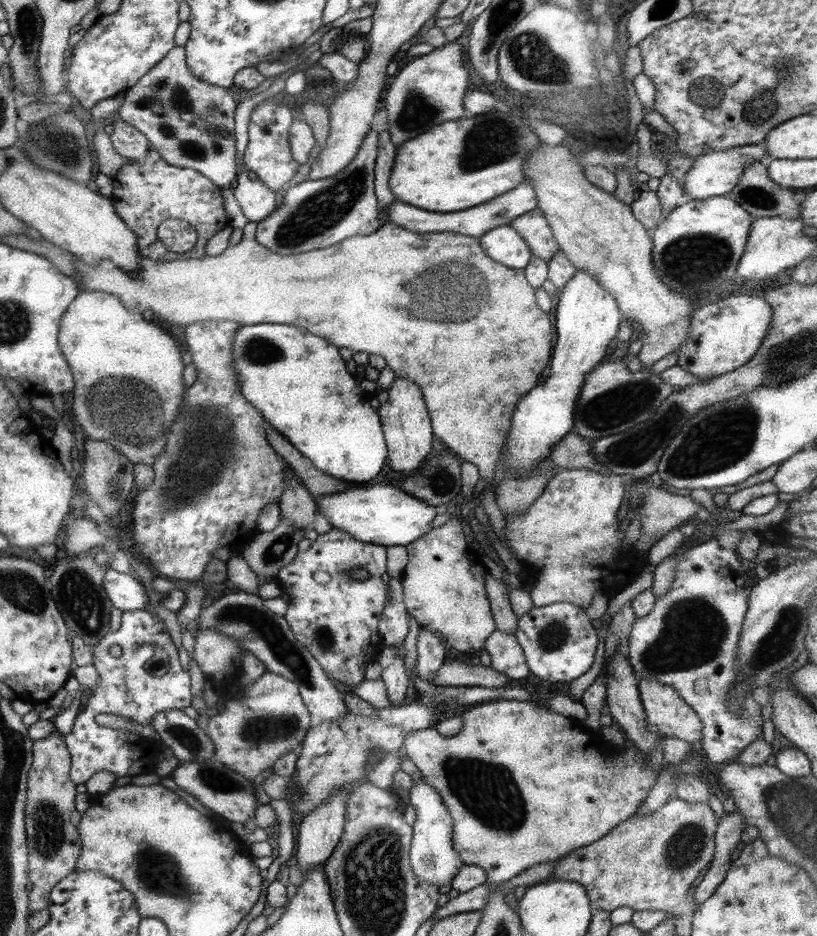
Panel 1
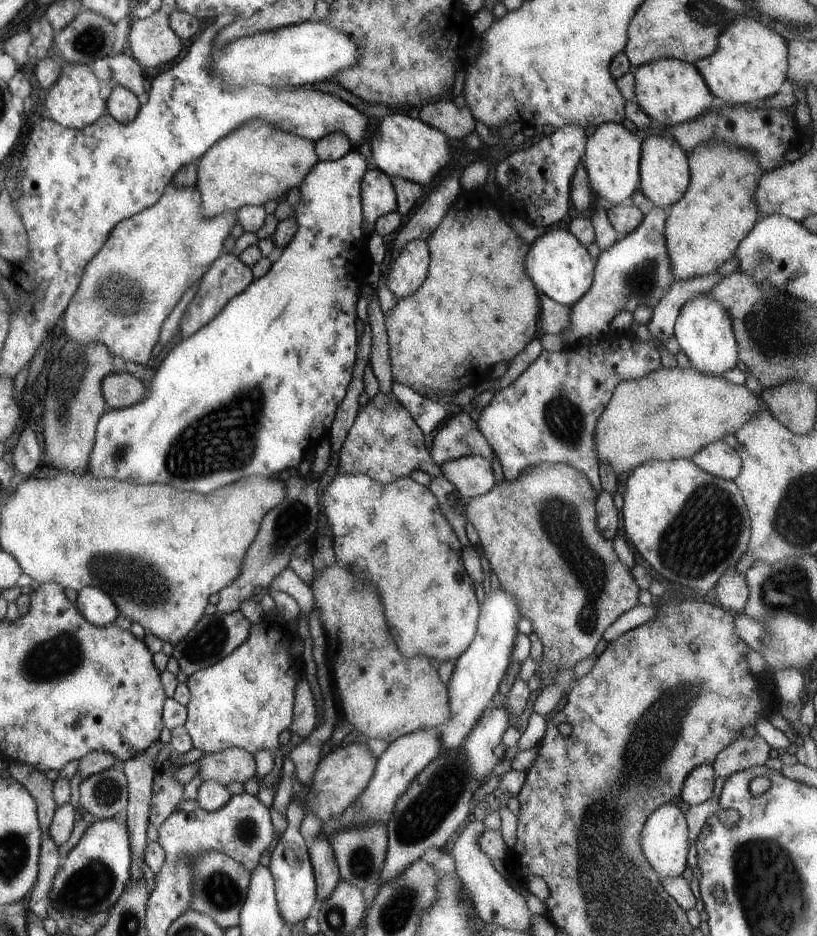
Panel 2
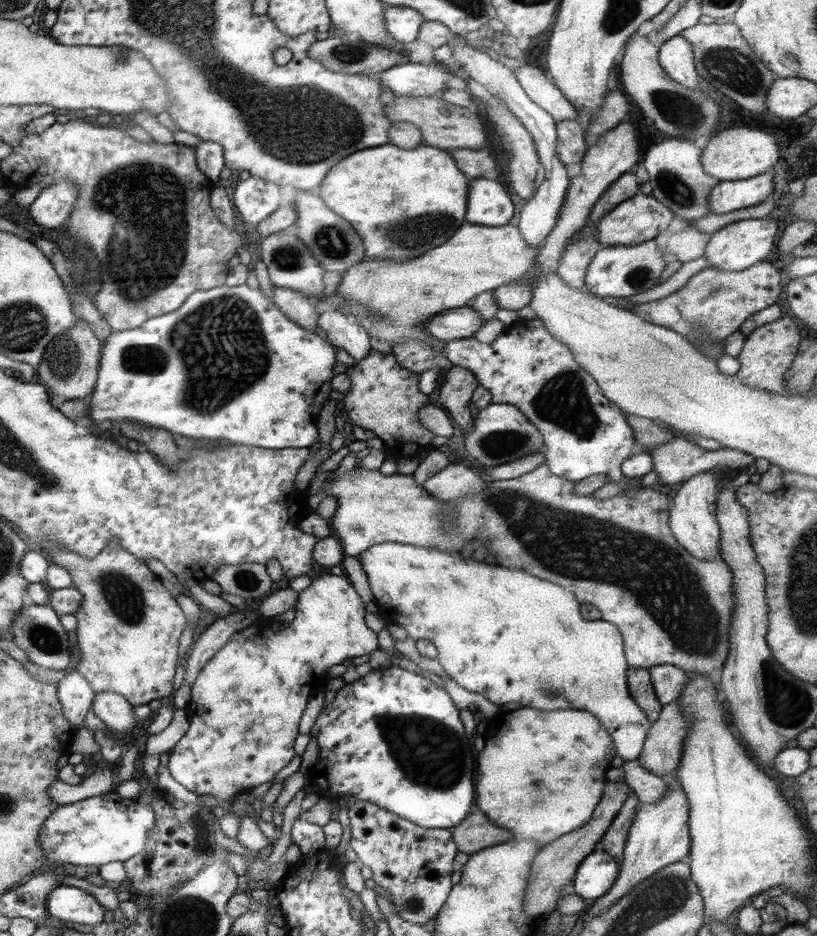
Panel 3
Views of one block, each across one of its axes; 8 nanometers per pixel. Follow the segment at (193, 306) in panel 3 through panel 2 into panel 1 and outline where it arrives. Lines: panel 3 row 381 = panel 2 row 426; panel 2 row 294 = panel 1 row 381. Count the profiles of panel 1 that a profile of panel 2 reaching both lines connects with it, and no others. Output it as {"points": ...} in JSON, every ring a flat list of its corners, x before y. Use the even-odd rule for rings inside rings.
{"points":[[273,323,238,326,235,329,231,342,232,367,236,382,238,382,239,392,255,410,260,412,262,419,266,420,267,424,270,424,279,434,282,434,287,439,287,442,291,443,291,446,294,446,304,457,307,457,312,462,316,469,332,476,334,479,351,483,367,483,367,480,377,477,386,460,386,444,381,423,379,418,377,418,378,411,374,404,373,410,369,408,367,394,361,390,359,383,355,381,353,375,350,375,345,369,346,362,341,359,336,346,301,328]]}

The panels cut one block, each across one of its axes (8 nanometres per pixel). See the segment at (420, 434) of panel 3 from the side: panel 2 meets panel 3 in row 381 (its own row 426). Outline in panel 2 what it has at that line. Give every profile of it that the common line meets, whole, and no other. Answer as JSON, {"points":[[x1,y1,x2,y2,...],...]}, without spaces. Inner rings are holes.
{"points":[[378,391,375,397,358,410,351,426,347,429,341,448,338,452,337,474,365,474,367,478,387,484,399,477,409,477,414,470,425,472,429,476,443,477,443,472,438,464,433,462,432,457,423,443,424,434,411,418,411,414,397,402,392,396,385,396,383,392]]}

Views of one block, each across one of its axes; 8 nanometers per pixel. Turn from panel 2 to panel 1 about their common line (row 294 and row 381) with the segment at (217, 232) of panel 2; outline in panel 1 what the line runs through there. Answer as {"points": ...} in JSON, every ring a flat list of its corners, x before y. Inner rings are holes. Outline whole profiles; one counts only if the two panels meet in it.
{"points":[[79,291,77,296,71,300,69,306,63,311,60,316,57,333,57,346,63,355,63,359,67,363,73,379,72,388,72,411,77,424,83,429,87,438,92,441,105,441,108,445,111,445,114,449,117,449,121,454,124,454,132,464,141,463,144,465,152,466,152,462,155,457,163,450,165,446,165,437,169,426,174,420,179,403,181,402,184,390,186,389,181,379,181,371,183,370,183,364,181,363,181,356,177,349,177,344,167,333,159,328,156,321,145,321,141,316,141,313,135,310,127,310,116,296,107,294,106,292,99,291]]}

